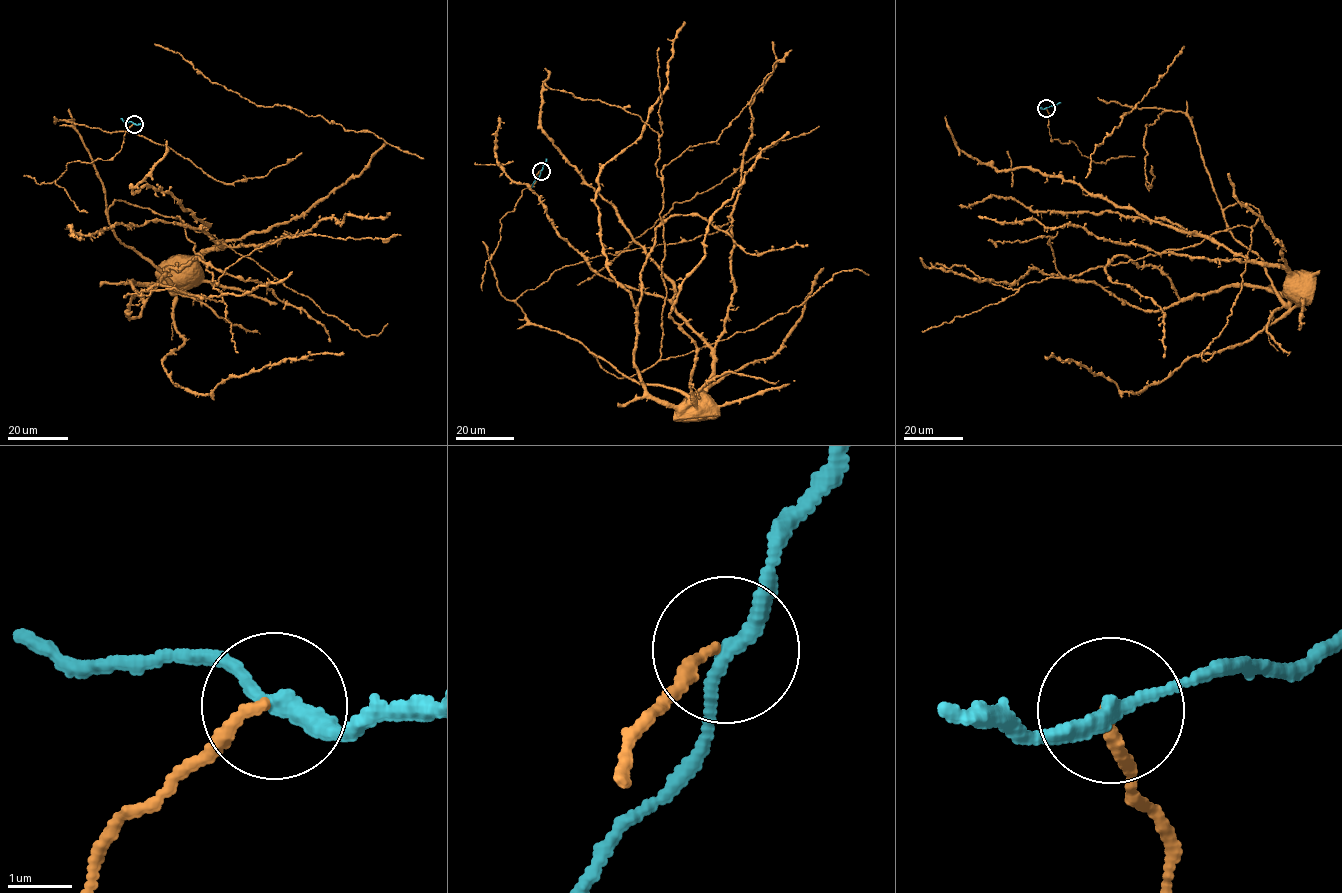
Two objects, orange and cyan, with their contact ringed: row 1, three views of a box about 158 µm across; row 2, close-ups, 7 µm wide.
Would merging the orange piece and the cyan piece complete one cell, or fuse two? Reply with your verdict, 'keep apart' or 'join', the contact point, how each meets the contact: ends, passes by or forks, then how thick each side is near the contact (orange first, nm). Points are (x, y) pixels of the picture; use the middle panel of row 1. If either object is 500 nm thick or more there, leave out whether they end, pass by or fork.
keep apart; place (541, 171); orange ends; cyan passes by; calibres 160 and 240 nm

